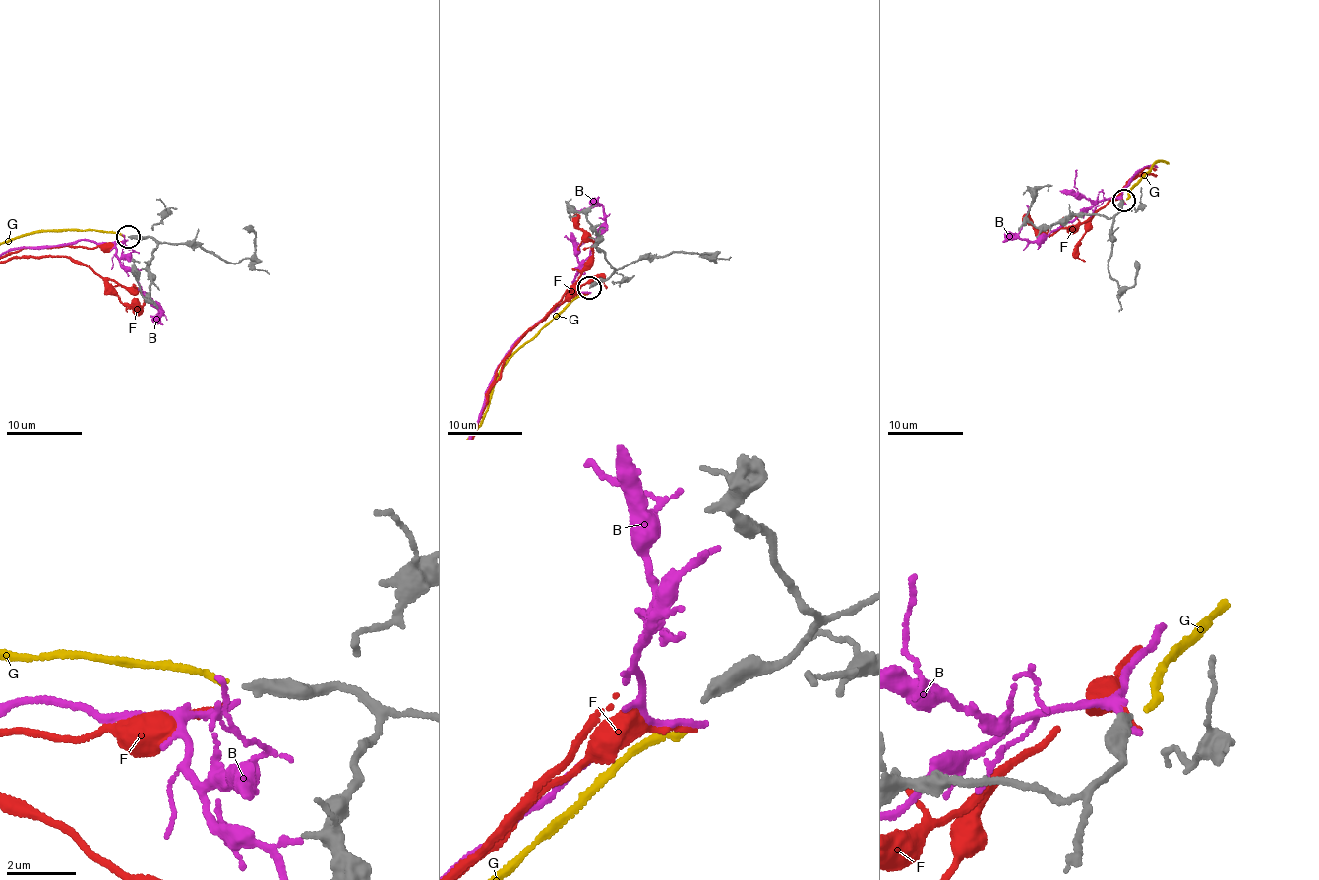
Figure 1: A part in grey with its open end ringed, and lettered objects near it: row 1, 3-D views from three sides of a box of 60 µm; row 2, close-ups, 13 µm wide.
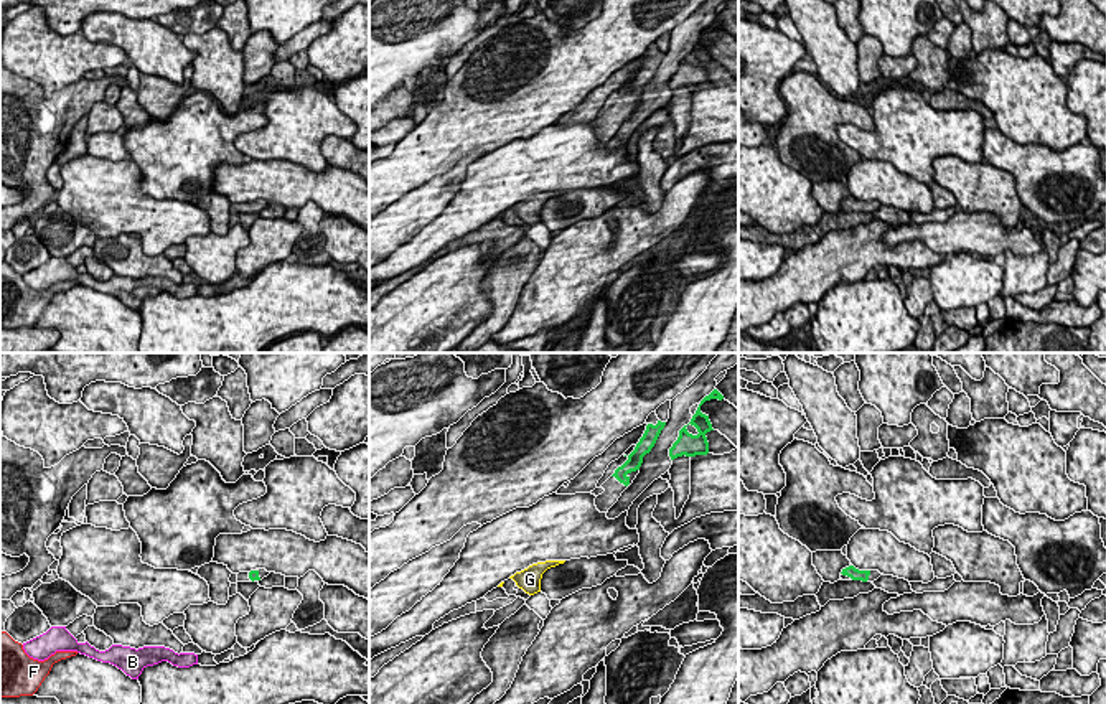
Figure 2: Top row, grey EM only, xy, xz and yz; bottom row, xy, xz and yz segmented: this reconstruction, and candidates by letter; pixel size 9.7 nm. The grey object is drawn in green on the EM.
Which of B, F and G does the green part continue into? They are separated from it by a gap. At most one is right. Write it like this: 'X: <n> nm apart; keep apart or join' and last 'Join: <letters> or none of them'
B: 900 nm apart; keep apart
F: 1850 nm apart; keep apart
G: 950 nm apart; join
Join: G

